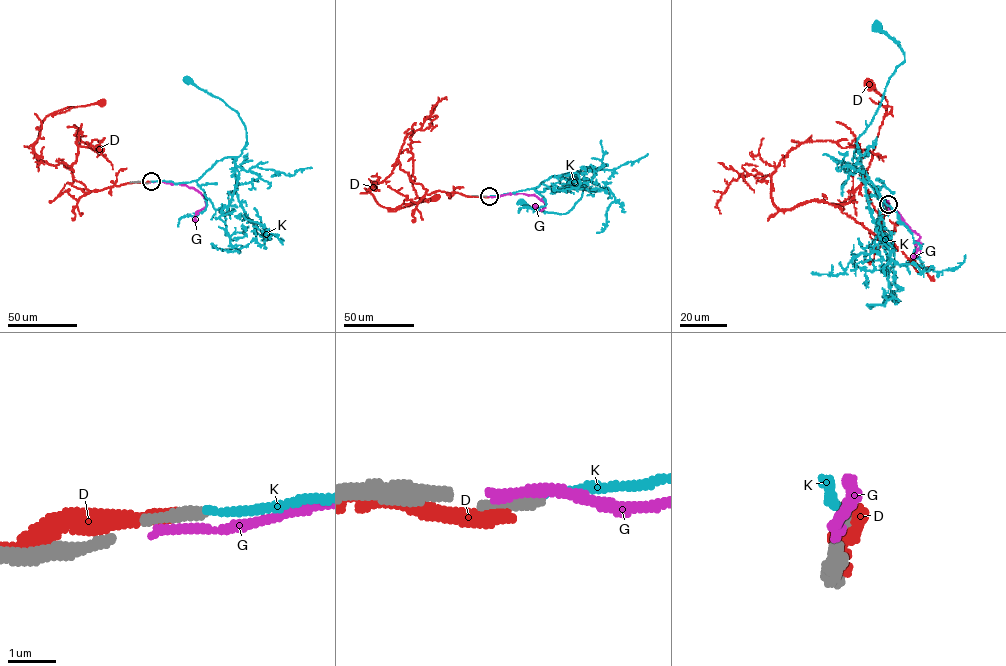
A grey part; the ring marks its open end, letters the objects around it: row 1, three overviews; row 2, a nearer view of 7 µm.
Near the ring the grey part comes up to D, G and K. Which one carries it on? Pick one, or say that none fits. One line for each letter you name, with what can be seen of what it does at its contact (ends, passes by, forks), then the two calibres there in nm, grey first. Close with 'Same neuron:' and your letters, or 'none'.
Same neuron: none

